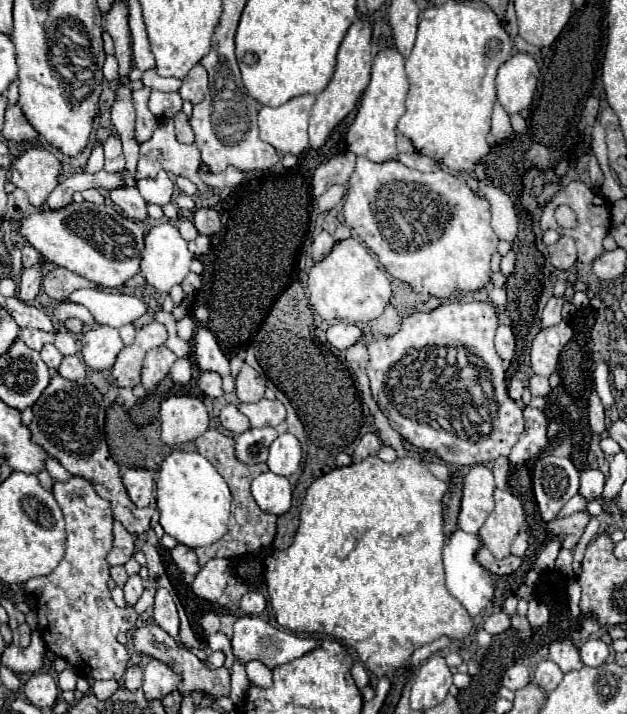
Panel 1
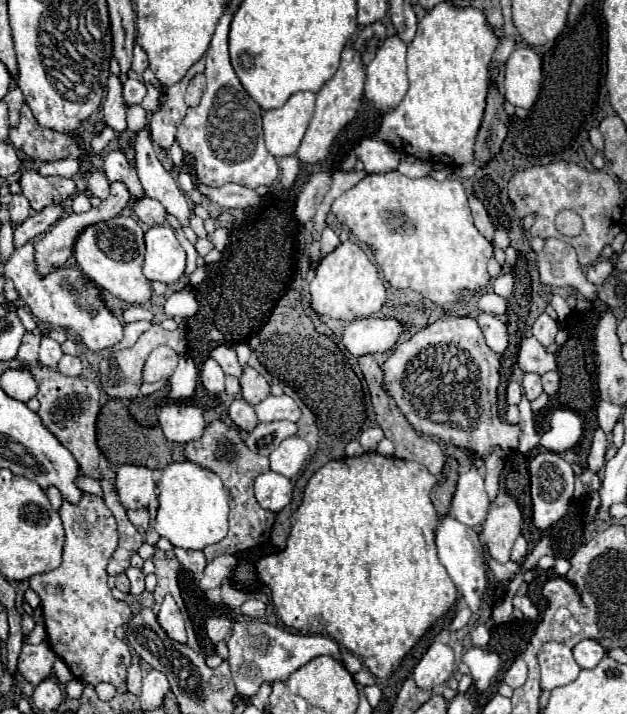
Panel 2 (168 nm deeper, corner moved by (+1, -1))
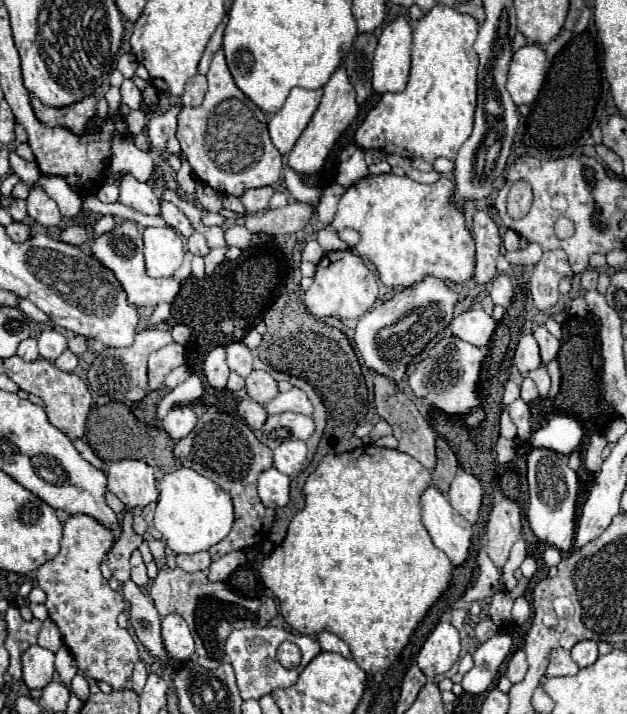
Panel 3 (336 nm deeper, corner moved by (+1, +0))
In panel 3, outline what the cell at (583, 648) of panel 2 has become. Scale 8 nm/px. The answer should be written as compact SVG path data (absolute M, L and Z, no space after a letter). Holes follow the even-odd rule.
M580 641L572 647L572 659L578 667L588 667L598 659L598 643L596 641Z

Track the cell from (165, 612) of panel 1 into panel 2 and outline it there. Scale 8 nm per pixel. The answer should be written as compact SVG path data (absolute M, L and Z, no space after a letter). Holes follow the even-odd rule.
M166 596L164 602L160 604L160 610L158 610L158 622L160 626L164 628L164 632L176 640L176 642L182 642L186 644L186 628L184 628L184 620L182 620L182 614L174 602L172 596Z

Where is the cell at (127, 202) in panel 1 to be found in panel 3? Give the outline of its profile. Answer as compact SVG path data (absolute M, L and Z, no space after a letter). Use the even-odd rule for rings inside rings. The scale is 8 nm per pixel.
M162 201L160 203L160 217L170 225L170 227L174 227L176 231L180 231L184 237L190 237L192 235L192 225L188 223L188 219L184 217L184 213L178 209L178 207L174 207L172 203L168 203L168 201Z

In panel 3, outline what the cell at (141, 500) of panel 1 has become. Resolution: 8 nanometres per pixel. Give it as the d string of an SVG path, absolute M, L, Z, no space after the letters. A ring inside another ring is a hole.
M124 459L108 465L108 491L128 509L146 507L158 499L154 469L144 461Z

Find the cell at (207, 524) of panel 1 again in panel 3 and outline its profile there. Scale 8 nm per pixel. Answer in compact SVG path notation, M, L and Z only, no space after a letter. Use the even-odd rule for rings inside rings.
M176 469L158 481L160 497L154 513L154 525L174 553L206 551L222 541L232 527L232 497L212 479L202 477L194 469Z

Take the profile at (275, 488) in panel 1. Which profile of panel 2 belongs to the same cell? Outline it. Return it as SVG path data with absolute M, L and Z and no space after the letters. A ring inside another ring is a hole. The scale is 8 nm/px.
M266 472L256 478L254 492L262 508L270 512L280 512L292 500L292 482L276 472Z

